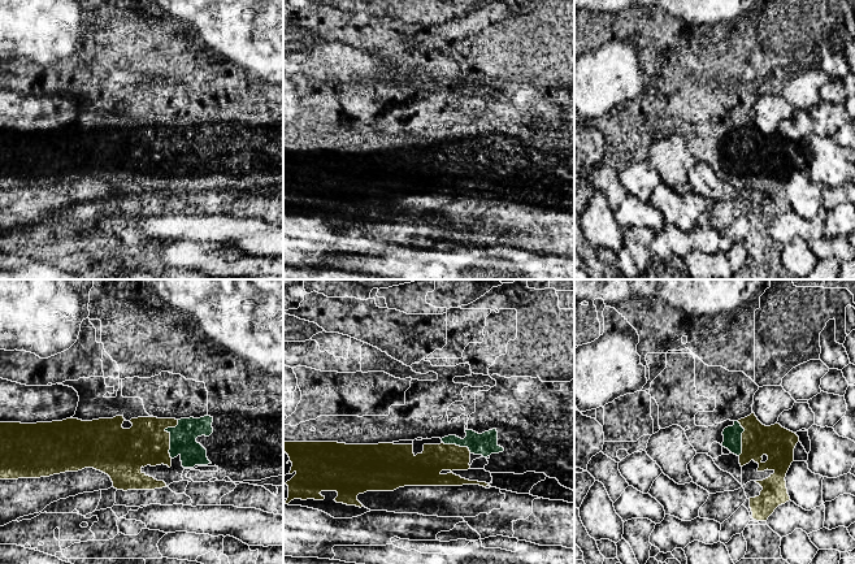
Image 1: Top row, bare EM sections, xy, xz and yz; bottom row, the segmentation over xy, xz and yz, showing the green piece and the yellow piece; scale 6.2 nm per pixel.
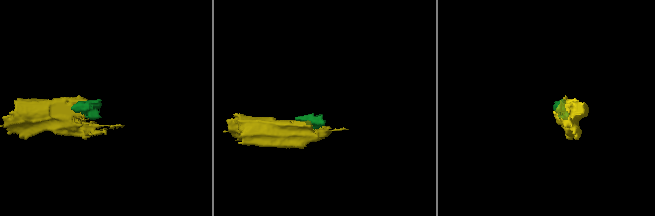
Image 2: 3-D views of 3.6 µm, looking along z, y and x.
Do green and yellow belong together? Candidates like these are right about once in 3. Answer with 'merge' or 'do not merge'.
merge

